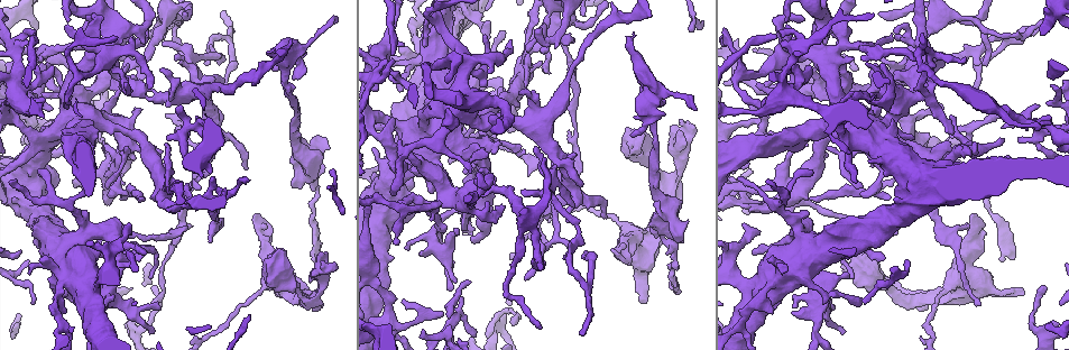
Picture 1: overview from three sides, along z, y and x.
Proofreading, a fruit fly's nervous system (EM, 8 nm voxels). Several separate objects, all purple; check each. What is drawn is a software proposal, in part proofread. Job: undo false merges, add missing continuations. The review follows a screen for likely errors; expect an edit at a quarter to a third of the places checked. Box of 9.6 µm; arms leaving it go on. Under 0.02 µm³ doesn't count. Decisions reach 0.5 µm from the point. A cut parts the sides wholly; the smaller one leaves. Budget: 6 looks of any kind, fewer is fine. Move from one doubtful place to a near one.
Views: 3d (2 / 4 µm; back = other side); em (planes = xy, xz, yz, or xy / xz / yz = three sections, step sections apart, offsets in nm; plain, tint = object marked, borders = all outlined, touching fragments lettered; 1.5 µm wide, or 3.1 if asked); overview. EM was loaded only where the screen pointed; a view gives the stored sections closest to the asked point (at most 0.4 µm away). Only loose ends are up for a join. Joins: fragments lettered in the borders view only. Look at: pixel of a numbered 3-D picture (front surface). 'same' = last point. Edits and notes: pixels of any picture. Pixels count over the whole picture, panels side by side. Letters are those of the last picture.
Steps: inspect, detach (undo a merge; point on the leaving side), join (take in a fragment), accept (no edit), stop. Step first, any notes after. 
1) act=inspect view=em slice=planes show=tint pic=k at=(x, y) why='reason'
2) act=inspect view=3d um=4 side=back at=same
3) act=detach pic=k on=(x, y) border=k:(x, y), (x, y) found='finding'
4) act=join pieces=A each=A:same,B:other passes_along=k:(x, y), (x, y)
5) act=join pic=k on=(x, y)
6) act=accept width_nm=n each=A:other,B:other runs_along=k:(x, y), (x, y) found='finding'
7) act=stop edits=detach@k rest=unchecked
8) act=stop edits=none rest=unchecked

act=inspect view=em slice=planes show=borders pic=1 at=(650, 228) why='branch stops here'

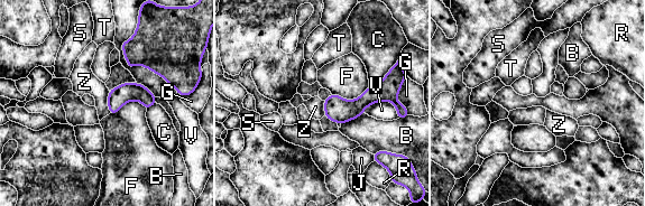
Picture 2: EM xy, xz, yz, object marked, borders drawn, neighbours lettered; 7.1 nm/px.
act=accept each=B:other,C:other,F:other,G:other,J:other,R:other,S:other,T:other,V:other,Z:other runs_along=2:(389, 96), (328, 113) found='none of them fits'

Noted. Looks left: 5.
act=inspect view=em slice=xy step=4 show=borders pic=1 at=(264, 251) why='sudden change in width'

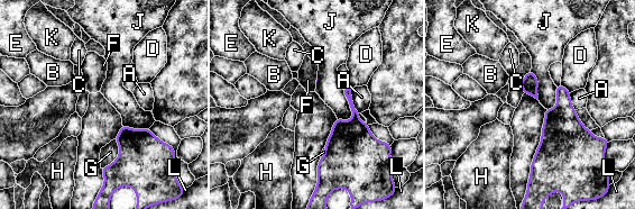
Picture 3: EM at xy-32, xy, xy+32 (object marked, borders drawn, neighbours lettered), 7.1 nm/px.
act=accept each=A:other,B:other,C:other,D:other,E:other,F:other,G:other,H:other,J:other,K:other,L:other border=3:(561, 84), (570, 92) found='all the same cell'

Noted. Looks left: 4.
act=inspect view=em slice=yz step=4 show=tint pic=1 at=(638, 139) why='abrupt turn'

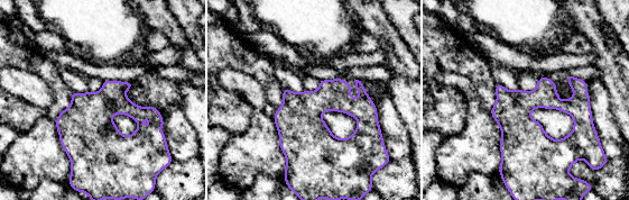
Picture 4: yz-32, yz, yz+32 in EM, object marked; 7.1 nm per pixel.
act=inspect view=em slice=planes show=borders at=same

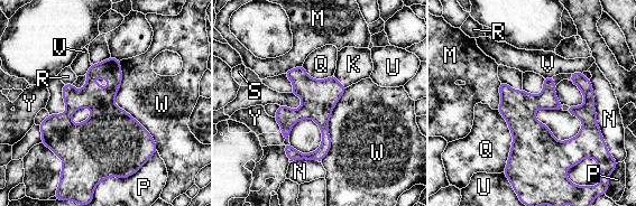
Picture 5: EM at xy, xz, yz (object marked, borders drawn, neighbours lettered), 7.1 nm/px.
act=accept each=K:other,M:other,N:other,P:other,Q:other,R:other,S:other,U:other,V:other,W:other,Y:other found='continuous, no second cell'

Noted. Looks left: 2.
act=stop edits=none rest=unchecked

